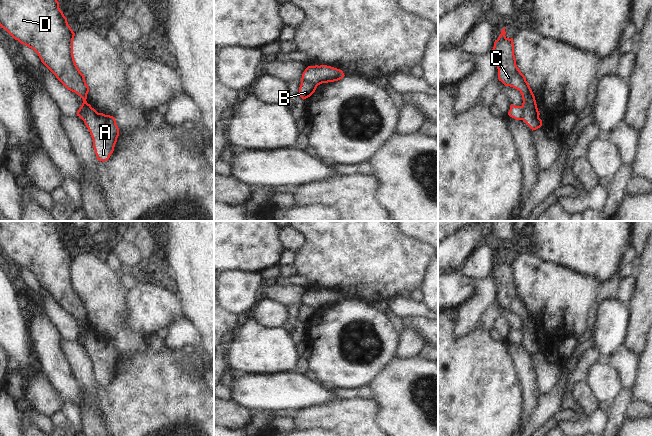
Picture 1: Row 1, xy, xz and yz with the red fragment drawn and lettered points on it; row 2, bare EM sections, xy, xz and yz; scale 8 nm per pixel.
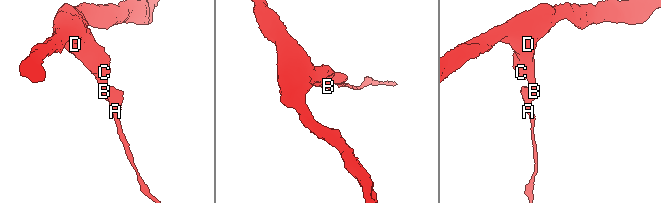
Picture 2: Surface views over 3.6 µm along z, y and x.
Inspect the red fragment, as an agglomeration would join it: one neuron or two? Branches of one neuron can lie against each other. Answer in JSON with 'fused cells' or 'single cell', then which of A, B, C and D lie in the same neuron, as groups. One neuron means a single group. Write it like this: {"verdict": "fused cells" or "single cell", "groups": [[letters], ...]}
{"verdict": "fused cells", "groups": [["A"], ["B", "C", "D"]]}

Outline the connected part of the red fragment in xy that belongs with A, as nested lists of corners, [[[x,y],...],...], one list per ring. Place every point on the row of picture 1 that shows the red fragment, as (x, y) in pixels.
[[[79,108],[77,116],[82,116],[93,139],[93,148],[99,161],[107,161],[114,151],[119,128],[113,116],[98,113],[94,108]]]

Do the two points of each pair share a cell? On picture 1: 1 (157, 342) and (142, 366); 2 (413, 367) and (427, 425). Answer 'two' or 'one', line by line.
1: two
2: one

